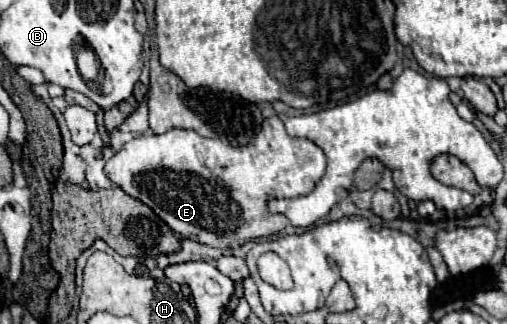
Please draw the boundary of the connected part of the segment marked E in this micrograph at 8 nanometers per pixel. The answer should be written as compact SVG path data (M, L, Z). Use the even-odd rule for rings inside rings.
M276 115L262 123L258 137L246 147L230 147L220 139L208 139L188 129L170 129L162 135L134 137L104 165L104 173L114 185L148 205L174 233L218 249L240 247L246 241L280 233L288 225L288 219L284 215L270 215L266 211L266 199L308 195L322 179L324 169L324 151L308 139L290 137Z

